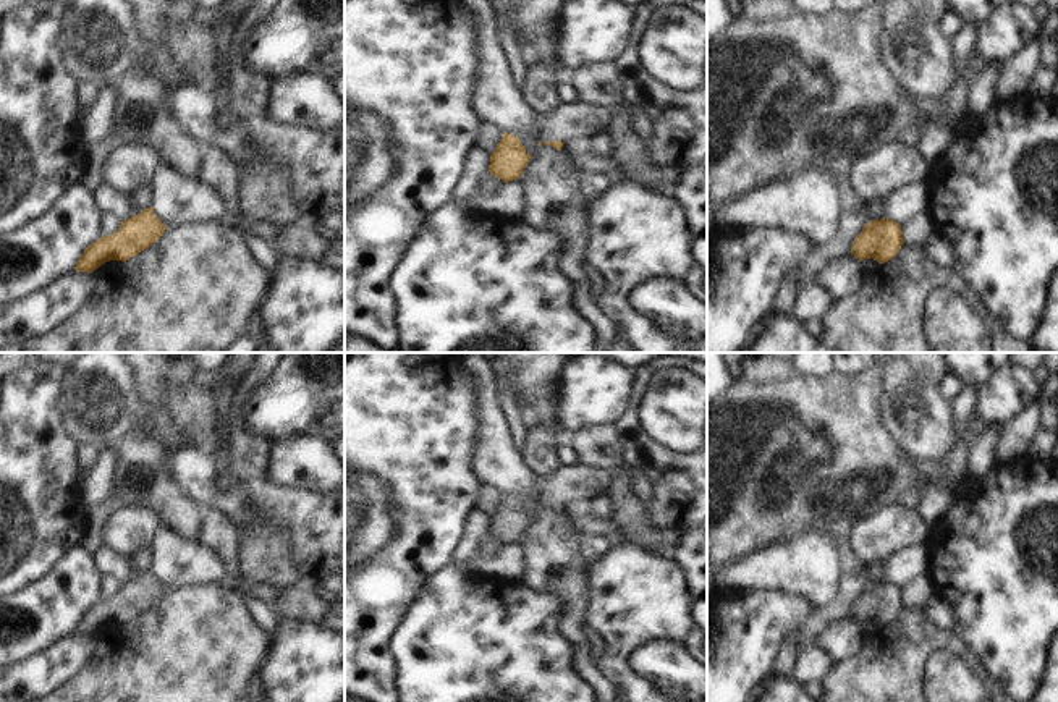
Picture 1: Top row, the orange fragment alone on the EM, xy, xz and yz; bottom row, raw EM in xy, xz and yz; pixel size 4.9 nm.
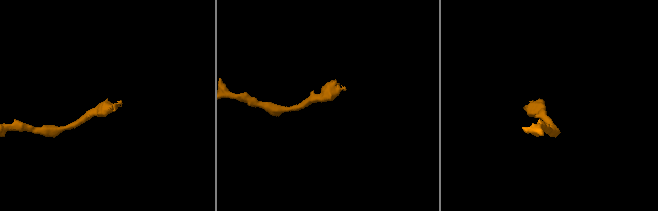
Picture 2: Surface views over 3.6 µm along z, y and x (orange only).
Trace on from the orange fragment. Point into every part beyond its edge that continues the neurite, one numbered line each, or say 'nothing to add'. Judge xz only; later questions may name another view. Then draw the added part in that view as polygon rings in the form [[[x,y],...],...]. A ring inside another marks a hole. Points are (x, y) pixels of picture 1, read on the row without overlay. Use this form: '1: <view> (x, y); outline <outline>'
1: xz (576, 484); outline [[[586,464],[557,467],[548,477],[537,477],[542,503],[586,505],[597,497],[608,497],[613,472]]]

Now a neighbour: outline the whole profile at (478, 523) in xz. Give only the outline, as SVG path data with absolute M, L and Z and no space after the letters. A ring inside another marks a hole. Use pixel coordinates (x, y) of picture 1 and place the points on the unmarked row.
M472 510L468 514L468 519L464 522L464 535L455 550L453 566L463 568L468 561L476 556L480 535L489 531L489 526L490 516L477 510Z

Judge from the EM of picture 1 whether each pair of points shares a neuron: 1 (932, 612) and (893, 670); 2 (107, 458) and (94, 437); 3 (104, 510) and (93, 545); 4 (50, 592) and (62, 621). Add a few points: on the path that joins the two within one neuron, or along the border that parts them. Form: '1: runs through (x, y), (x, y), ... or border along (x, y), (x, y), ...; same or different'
1: border along (921, 607), (929, 618), (953, 631); different
2: border along (109, 444), (101, 452); different
3: runs through (96, 518), (93, 537); same
4: runs through (54, 599), (55, 615); same

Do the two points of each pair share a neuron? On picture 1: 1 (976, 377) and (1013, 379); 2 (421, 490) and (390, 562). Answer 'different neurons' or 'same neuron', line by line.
1: different neurons
2: same neuron

